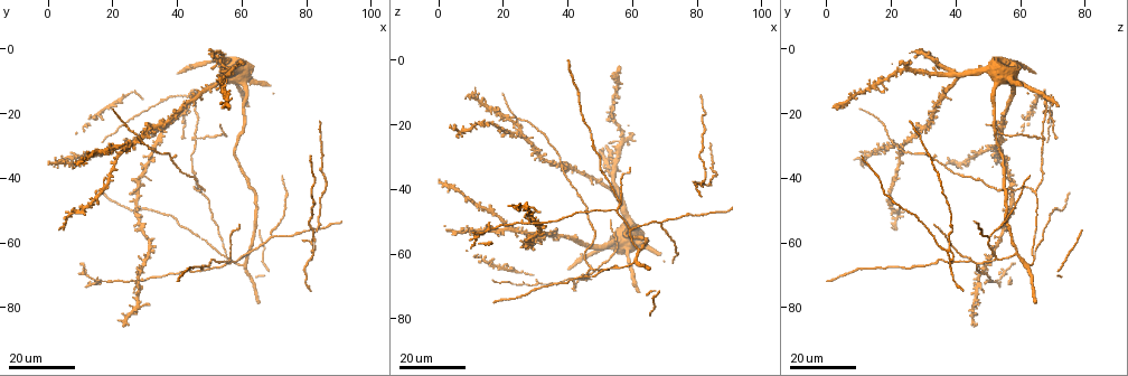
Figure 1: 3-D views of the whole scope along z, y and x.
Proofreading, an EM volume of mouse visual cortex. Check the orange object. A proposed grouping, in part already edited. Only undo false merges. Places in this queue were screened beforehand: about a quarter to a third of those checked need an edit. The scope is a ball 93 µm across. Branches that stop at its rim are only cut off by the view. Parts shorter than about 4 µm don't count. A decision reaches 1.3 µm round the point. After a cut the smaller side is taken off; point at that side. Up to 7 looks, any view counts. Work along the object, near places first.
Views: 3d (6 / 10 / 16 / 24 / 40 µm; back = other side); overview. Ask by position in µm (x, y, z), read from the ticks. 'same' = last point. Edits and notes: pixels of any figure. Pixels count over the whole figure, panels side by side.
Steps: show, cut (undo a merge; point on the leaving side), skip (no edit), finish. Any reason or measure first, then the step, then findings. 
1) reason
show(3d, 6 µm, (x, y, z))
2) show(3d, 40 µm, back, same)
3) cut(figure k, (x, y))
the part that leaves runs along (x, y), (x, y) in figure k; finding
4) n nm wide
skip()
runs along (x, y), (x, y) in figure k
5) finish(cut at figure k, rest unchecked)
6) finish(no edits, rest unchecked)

thin neck
show(3d, 16 µm, (26, 72, 50))

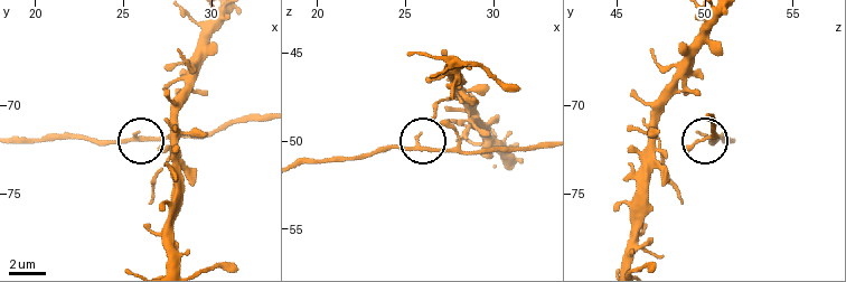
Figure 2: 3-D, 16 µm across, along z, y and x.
show(3d, 10 µm, (25.1, 72.0, 50.3))

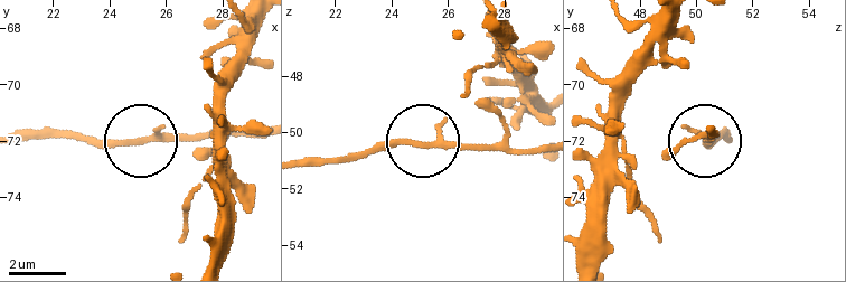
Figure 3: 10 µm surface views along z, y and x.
190 nm wide
skip()
runs along (545, 151), (378, 144), (353, 151) in figure 3; one cell here

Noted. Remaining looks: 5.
four arms meet
show(3d, 24 µm, (46, 27, 67))

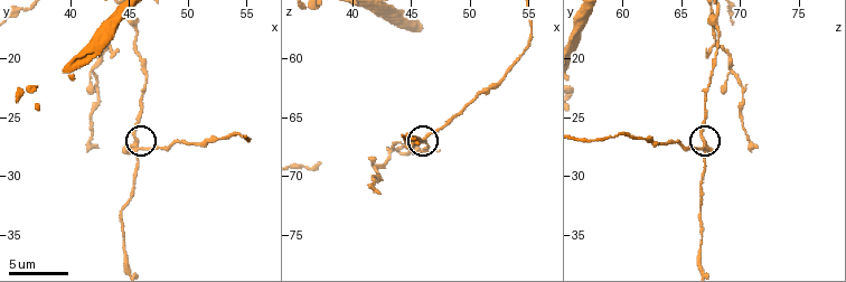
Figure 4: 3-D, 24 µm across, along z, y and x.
show(3d, 6 µm, same)

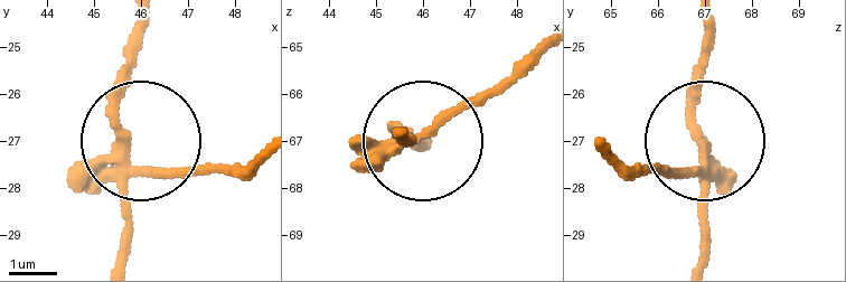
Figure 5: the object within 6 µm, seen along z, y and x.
side arm 25 µm; 4 arms
cut(figure 5, (177, 174))
a second cell is stuck on

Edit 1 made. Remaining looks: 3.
show(overview)

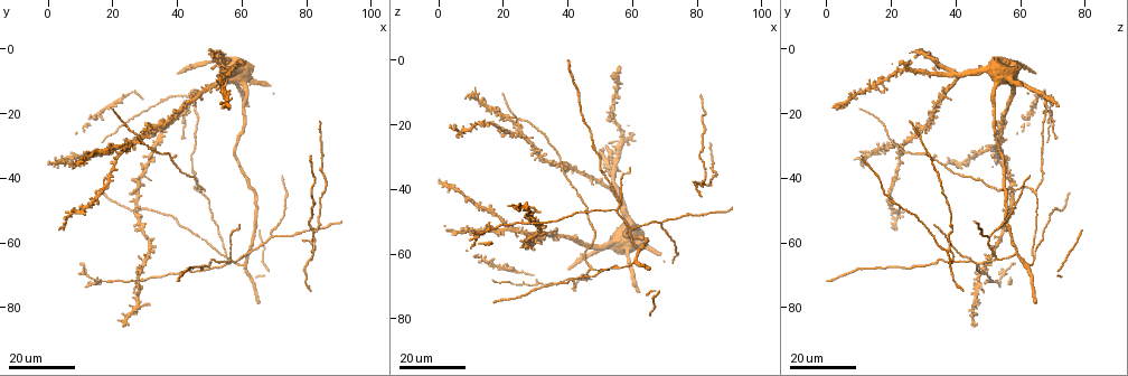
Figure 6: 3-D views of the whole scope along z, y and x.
branch point
show(3d, 24 µm, (83, 62, 37))

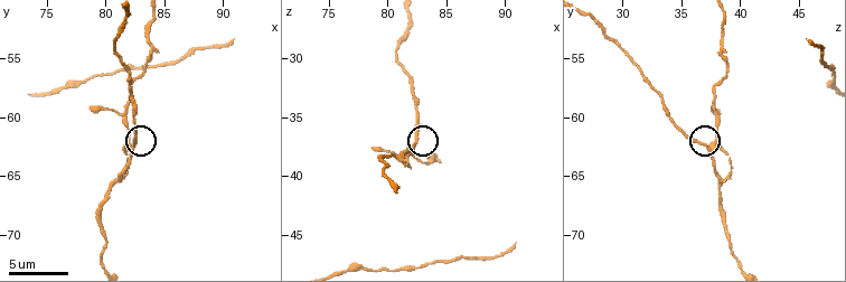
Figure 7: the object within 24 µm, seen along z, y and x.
show(3d, 6 µm, (82.4, 62.6, 37.2))

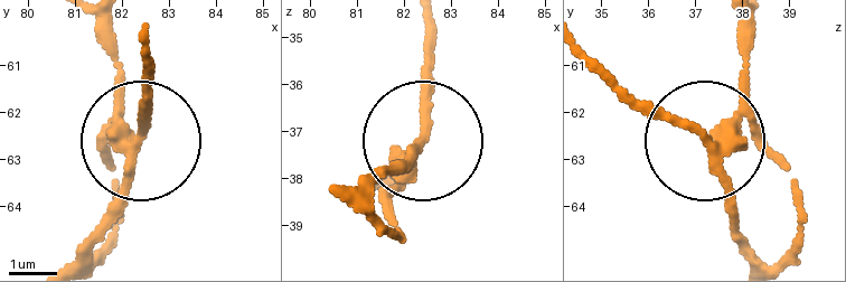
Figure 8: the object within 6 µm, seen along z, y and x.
250 nm wide
skip()
all the same cell

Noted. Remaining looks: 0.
finish(cut at figure 5, rest unchecked)

